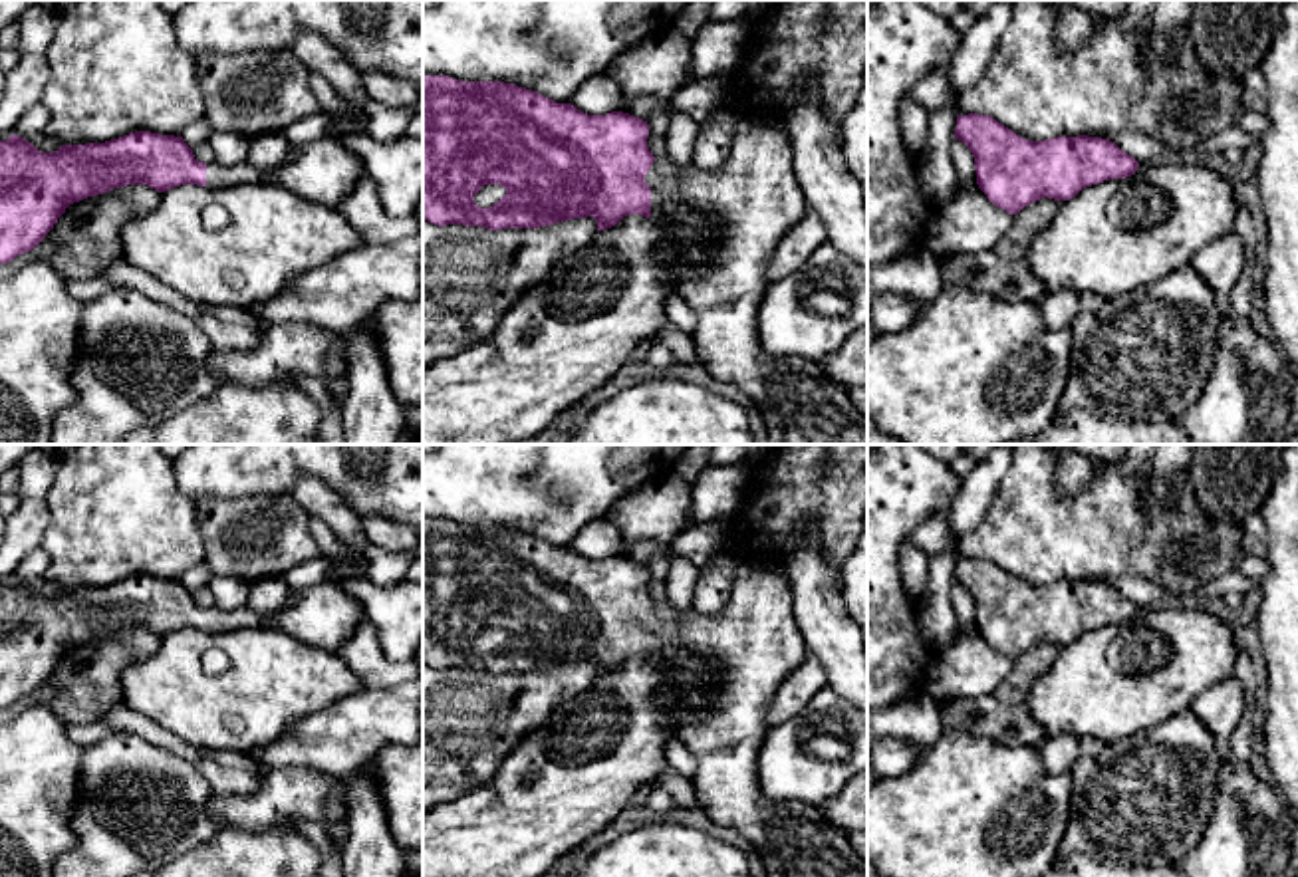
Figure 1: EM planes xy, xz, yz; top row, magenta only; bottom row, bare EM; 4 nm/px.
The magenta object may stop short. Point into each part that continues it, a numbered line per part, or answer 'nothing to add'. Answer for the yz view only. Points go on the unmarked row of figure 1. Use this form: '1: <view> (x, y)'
nothing to add

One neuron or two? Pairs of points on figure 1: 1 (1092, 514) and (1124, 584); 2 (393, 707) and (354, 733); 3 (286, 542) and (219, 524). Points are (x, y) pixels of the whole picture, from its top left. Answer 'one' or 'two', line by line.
1: two
2: one
3: one

